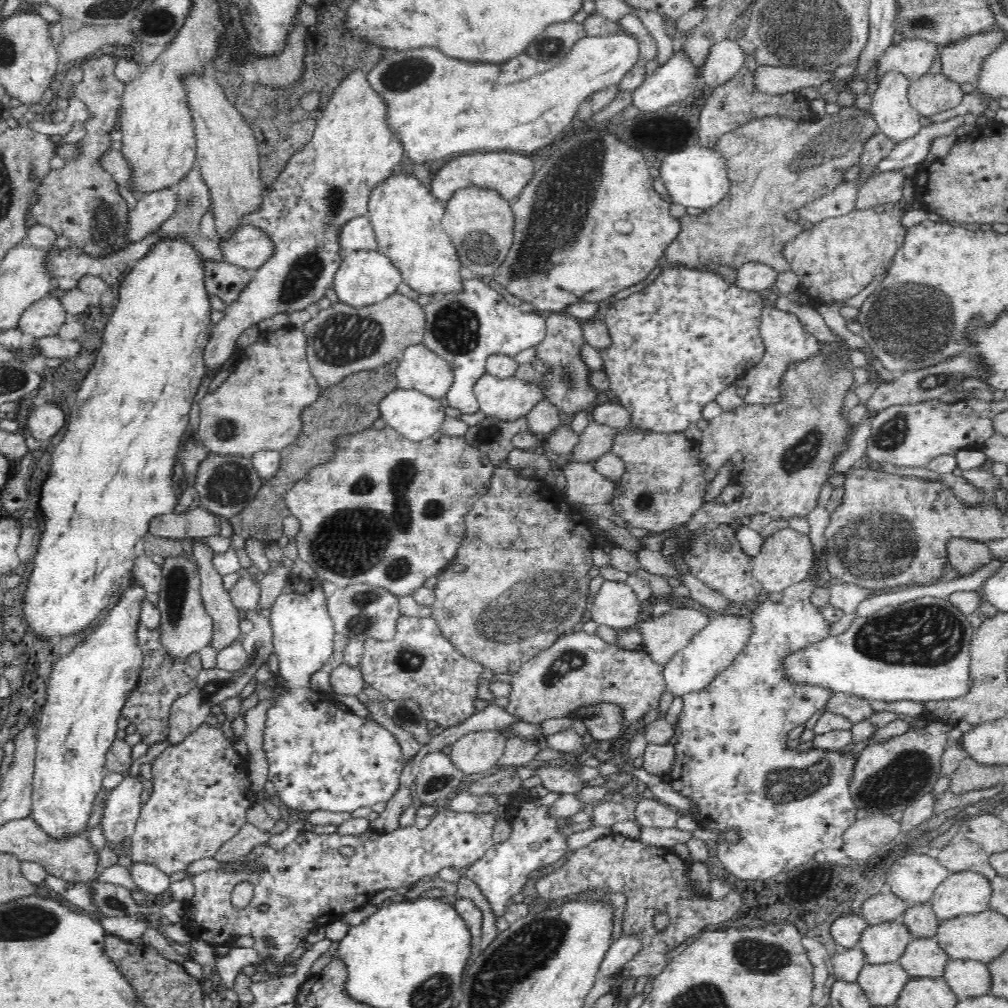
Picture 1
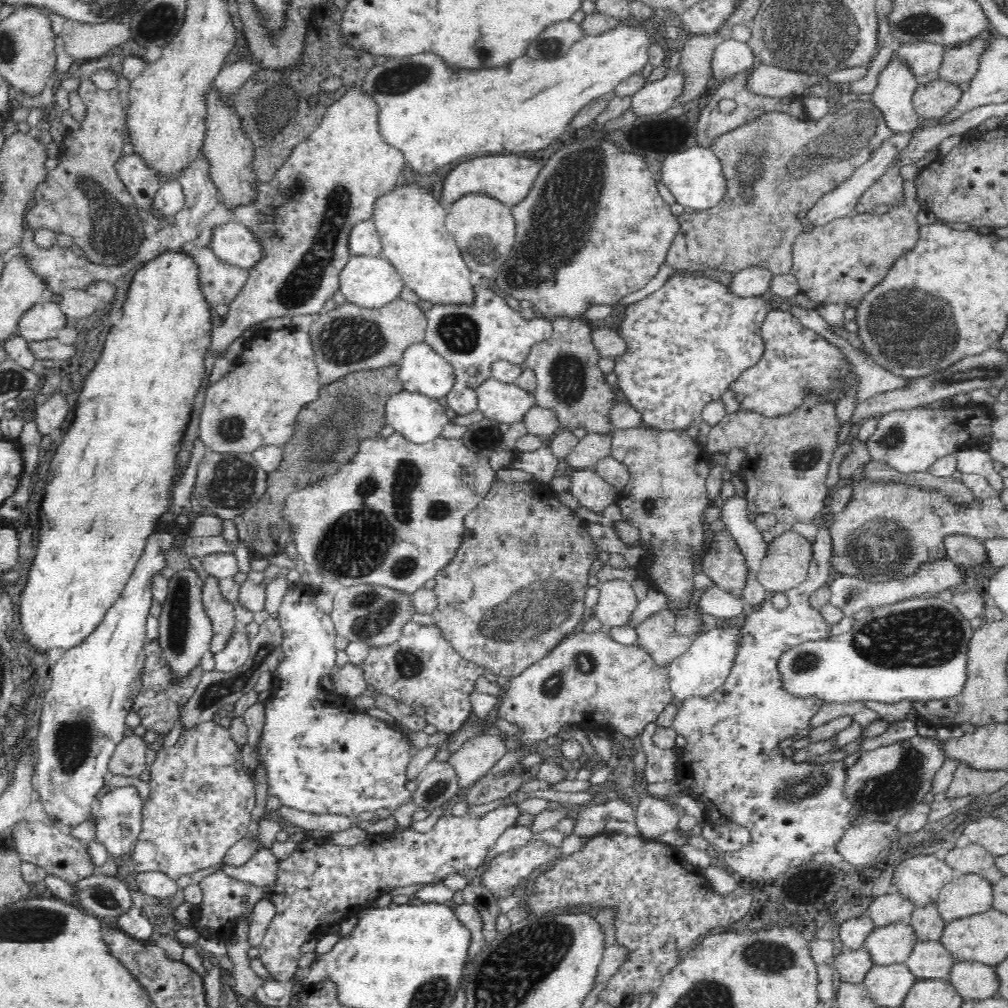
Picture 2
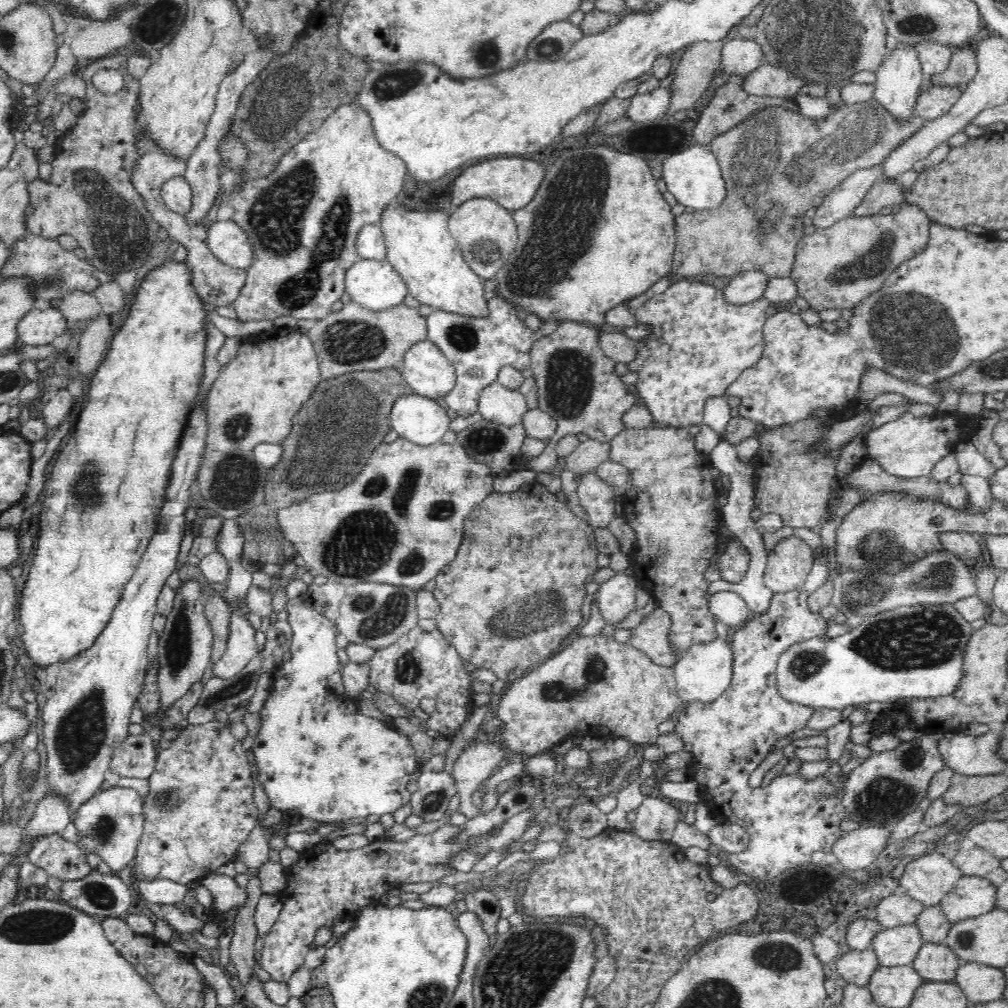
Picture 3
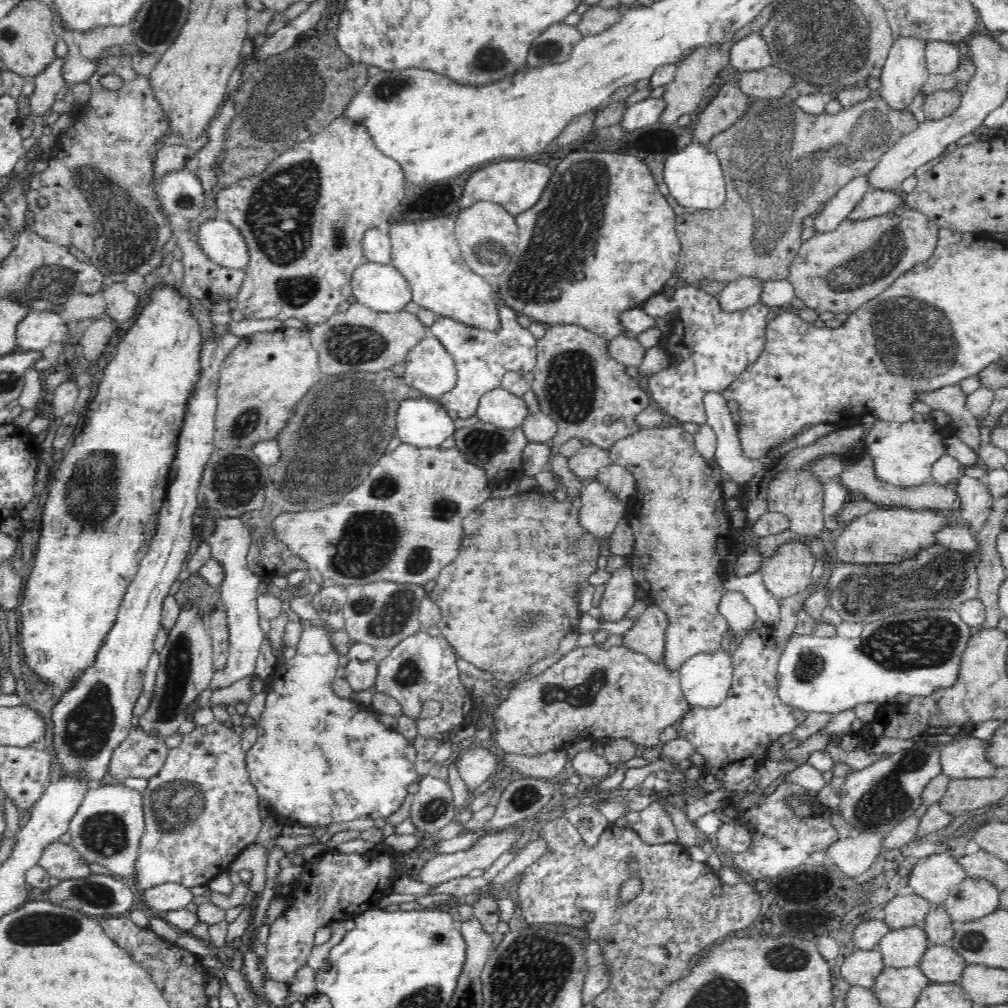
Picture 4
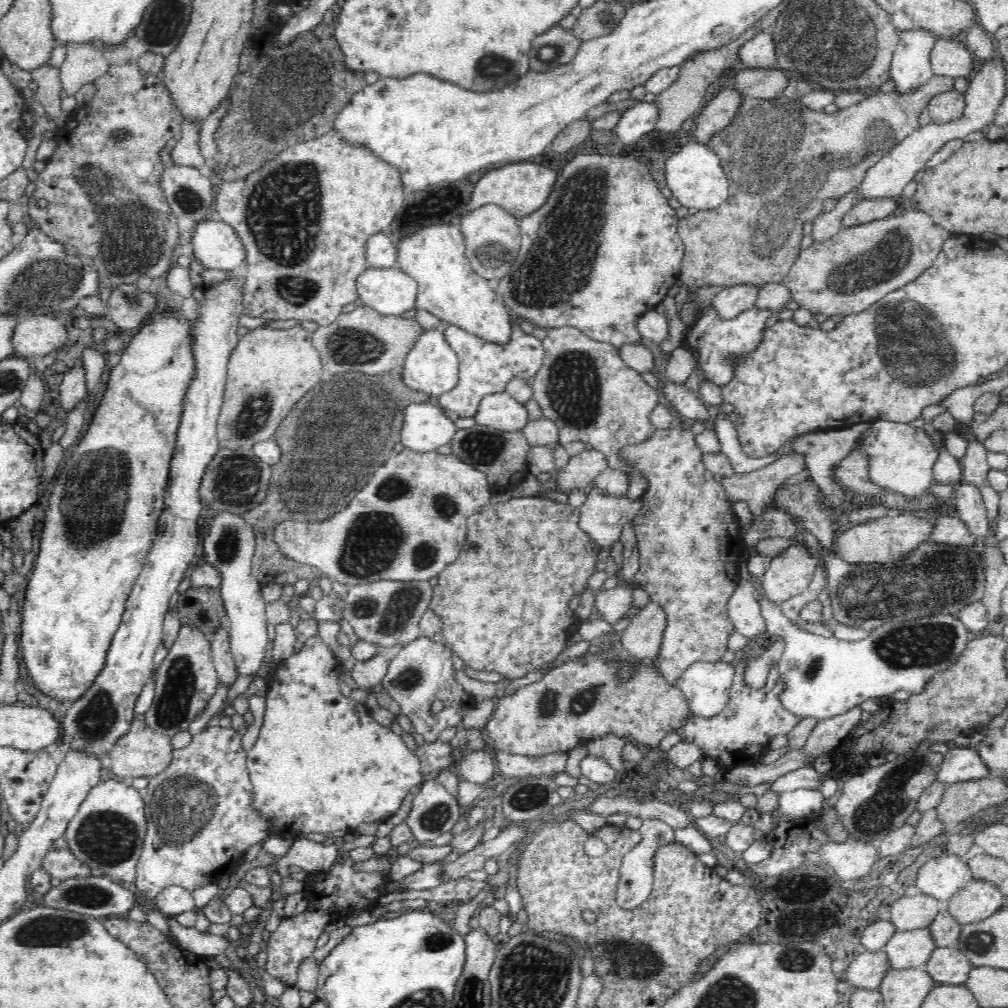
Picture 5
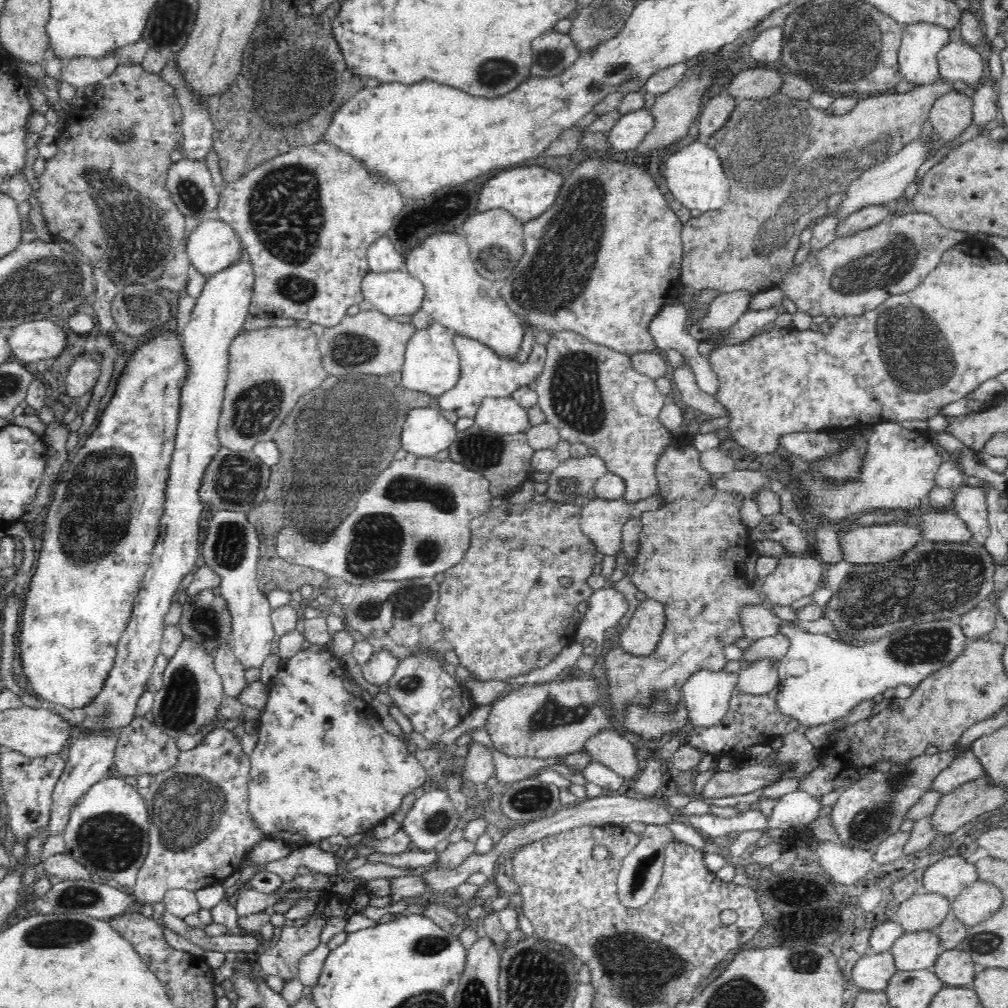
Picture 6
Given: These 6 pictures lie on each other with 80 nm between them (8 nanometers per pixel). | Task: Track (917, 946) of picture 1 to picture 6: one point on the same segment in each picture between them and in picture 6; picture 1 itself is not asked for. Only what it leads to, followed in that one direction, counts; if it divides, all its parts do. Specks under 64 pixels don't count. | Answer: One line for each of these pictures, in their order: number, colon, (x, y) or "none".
2: (928, 959)
3: (934, 961)
4: (940, 963)
5: (946, 965)
6: (954, 967)

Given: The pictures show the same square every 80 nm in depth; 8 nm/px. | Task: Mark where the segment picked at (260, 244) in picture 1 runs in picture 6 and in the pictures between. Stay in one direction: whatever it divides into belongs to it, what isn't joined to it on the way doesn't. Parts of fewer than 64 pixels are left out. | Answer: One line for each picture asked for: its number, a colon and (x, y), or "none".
2: (234, 243)
3: (227, 240)
4: (223, 242)
5: (217, 245)
6: (213, 246)

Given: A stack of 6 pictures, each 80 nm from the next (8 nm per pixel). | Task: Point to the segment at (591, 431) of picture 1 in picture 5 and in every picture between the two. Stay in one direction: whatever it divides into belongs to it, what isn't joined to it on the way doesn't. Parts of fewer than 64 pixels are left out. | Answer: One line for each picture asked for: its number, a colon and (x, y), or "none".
2: (595, 445)
3: (589, 454)
4: (585, 463)
5: (581, 470)

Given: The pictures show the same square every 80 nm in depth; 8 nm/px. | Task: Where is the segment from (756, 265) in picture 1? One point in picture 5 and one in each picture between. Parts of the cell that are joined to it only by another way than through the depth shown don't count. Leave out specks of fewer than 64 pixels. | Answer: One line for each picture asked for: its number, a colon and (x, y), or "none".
2: (752, 280)
3: (746, 286)
4: (743, 291)
5: (732, 300)

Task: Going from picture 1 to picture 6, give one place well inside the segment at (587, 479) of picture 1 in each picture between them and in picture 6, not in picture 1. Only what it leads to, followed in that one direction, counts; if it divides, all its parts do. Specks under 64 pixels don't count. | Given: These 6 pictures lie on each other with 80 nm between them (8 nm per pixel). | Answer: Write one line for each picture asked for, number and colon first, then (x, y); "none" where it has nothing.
2: (594, 493)
3: (597, 497)
4: (600, 510)
5: (602, 516)
6: (602, 519)

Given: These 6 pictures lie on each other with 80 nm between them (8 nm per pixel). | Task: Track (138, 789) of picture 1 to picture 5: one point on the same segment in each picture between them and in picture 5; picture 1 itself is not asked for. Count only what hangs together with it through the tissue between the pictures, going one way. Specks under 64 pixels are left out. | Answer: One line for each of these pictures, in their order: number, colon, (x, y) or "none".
2: (118, 821)
3: (110, 824)
4: (106, 829)
5: (107, 832)

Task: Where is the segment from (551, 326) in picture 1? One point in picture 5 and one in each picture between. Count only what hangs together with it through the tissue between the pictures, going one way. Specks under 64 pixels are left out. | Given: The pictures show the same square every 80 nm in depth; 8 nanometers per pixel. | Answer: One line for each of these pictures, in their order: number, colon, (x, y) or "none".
2: (569, 381)
3: (576, 383)
4: (590, 396)
5: (583, 386)

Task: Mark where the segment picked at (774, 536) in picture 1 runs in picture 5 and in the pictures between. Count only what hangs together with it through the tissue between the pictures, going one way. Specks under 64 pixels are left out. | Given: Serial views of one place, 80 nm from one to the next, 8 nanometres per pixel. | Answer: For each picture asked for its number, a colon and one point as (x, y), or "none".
2: (785, 566)
3: (787, 567)
4: (789, 571)
5: (790, 574)

